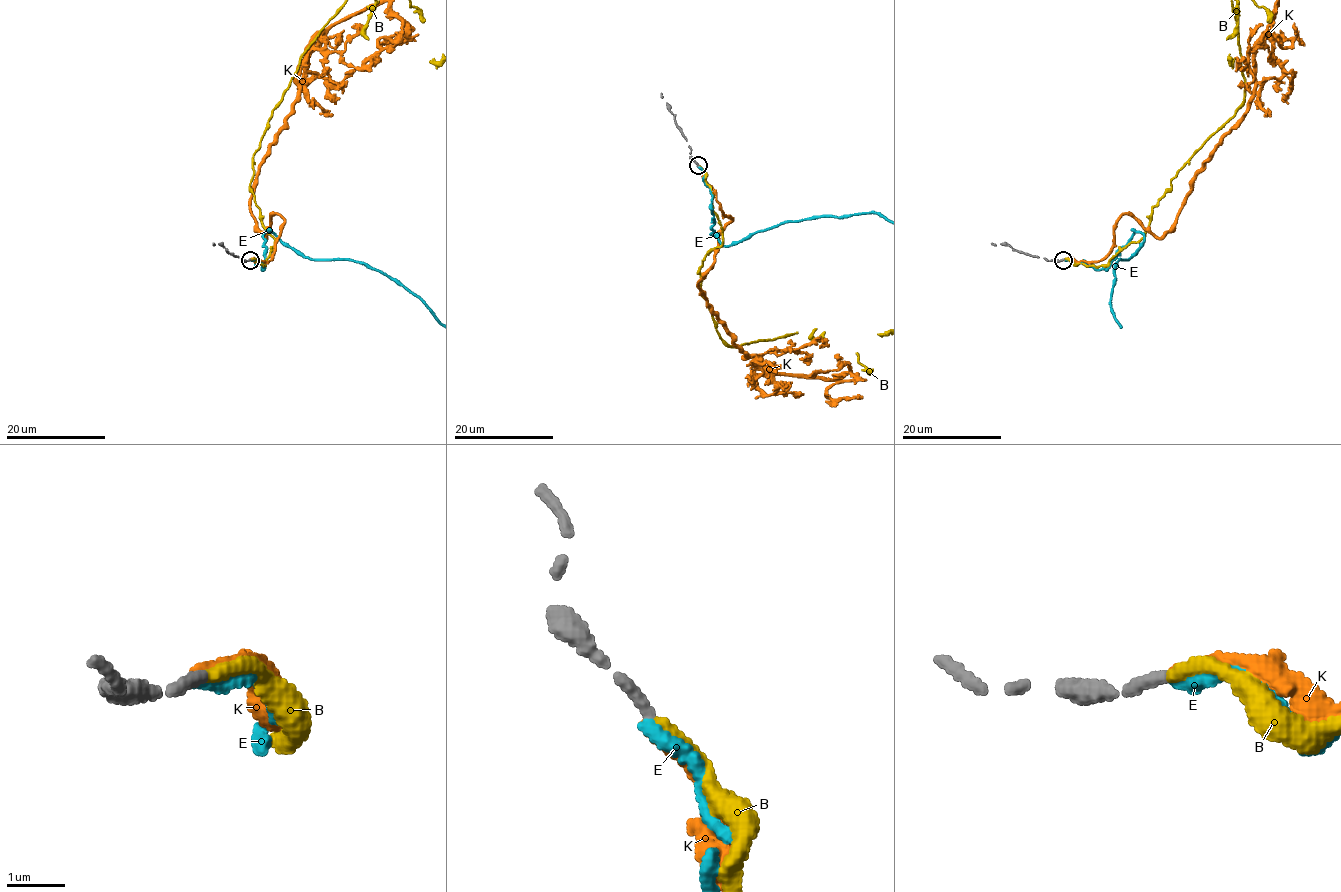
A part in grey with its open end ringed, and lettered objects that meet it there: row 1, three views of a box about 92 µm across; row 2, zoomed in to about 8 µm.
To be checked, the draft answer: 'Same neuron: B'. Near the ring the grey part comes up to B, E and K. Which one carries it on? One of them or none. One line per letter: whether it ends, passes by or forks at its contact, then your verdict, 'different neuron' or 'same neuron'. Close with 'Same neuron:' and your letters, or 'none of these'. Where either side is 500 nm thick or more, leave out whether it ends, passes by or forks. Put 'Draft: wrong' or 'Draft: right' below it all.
B: it ends; same neuron
E: it ends; different neuron
K: it ends; different neuron
Same neuron: B
Draft: right

